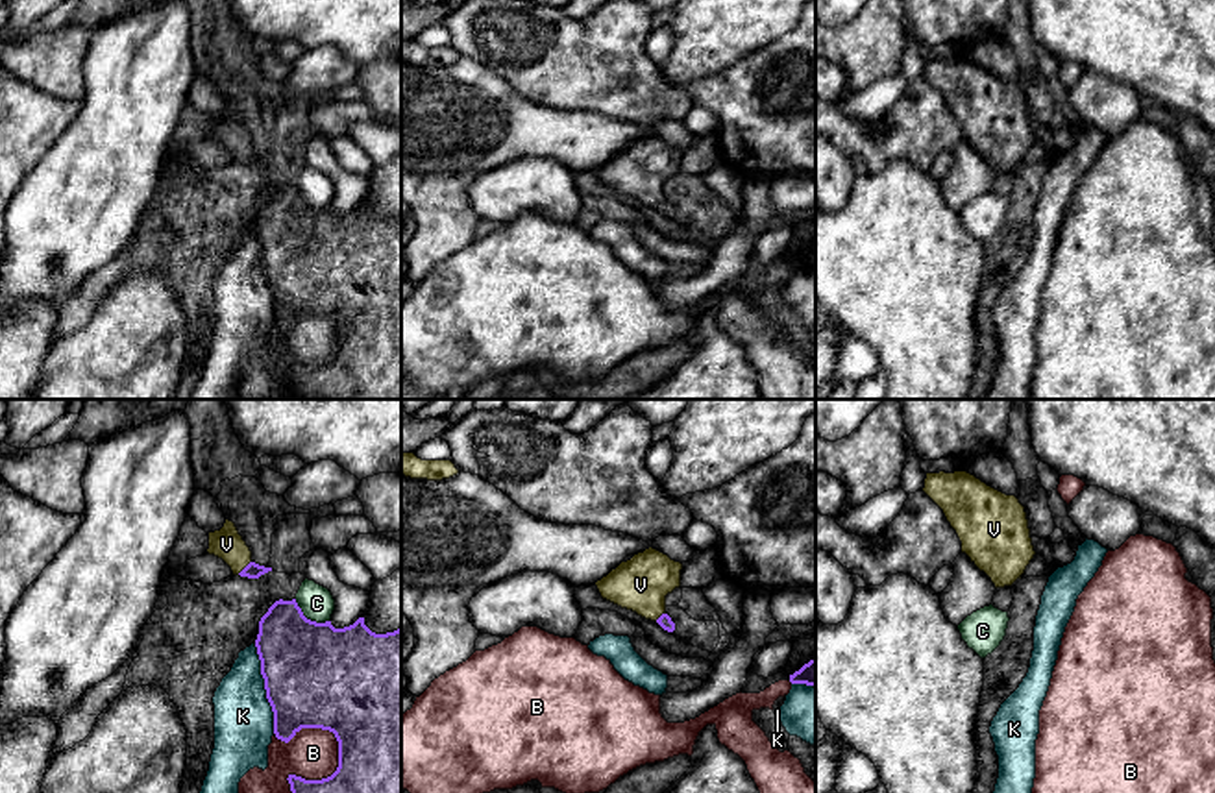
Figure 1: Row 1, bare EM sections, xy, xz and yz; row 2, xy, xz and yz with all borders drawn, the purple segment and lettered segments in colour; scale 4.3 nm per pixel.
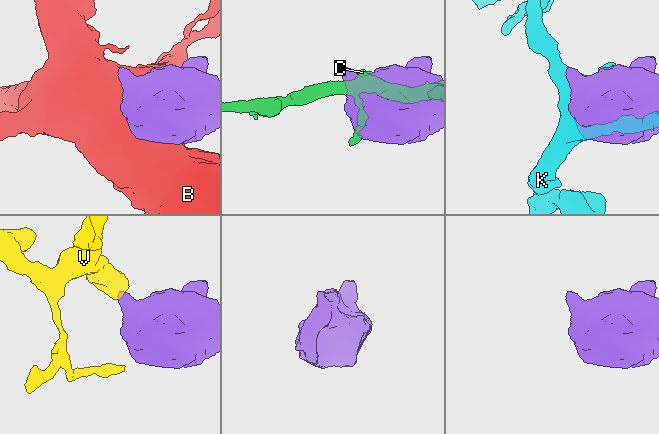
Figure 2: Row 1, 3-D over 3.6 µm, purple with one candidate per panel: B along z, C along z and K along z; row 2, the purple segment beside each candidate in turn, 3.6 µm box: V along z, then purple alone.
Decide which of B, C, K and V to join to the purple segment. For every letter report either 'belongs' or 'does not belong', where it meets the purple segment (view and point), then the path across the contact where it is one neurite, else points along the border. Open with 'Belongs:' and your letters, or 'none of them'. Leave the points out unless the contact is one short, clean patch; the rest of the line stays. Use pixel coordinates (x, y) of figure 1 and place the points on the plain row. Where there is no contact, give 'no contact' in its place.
Belongs: V
B: does not belong; meets purple in xy at (319, 366)
C: does not belong; meets purple in xy at (309, 206)
K: does not belong; meets purple in xy at (265, 274)
V: belongs; meets purple in xy at (245, 154); runs through xy (252, 156), (245, 154), (226, 130)

